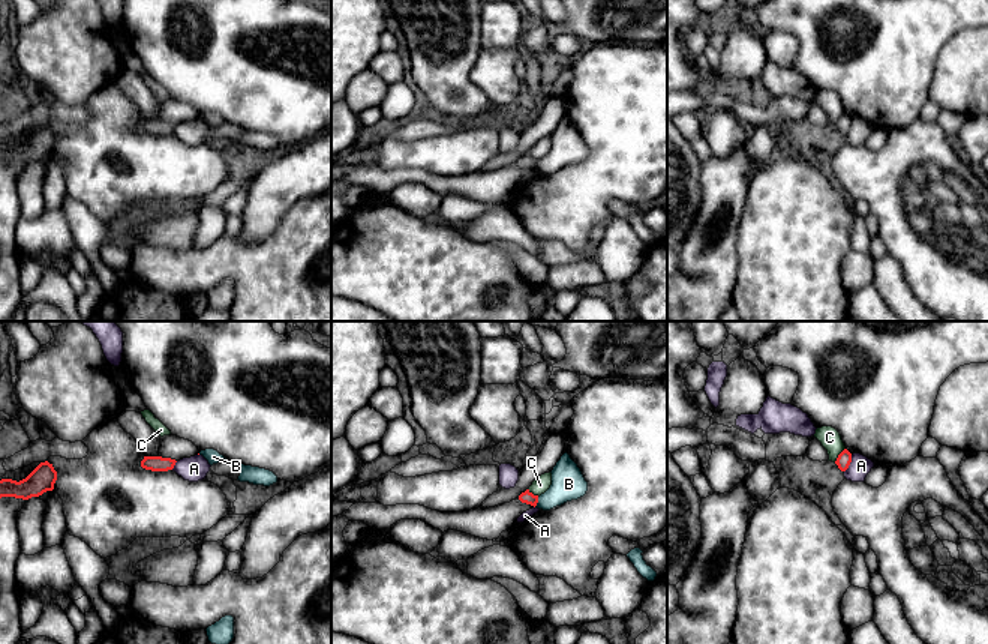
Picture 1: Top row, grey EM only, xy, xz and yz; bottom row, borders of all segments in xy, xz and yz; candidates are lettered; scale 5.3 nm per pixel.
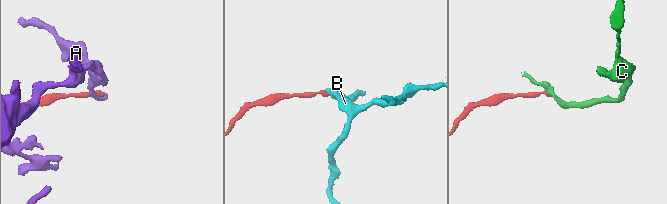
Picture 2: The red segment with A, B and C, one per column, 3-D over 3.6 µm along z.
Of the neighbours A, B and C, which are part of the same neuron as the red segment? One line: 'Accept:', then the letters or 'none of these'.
Accept: none of these

